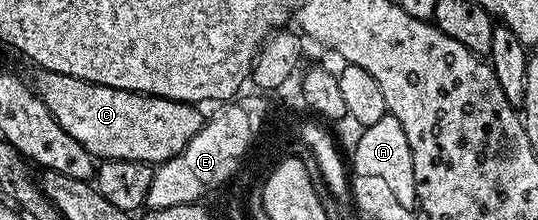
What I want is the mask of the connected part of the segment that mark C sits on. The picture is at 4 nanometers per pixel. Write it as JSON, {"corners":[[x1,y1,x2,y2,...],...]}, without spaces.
{"corners":[[41,69,31,85,37,98,51,111,51,115,89,153,97,159,131,159,148,161,156,167,179,155,201,129,203,113,196,104,172,101,166,97,150,97,133,93,130,89,112,89,94,85,71,75]]}

